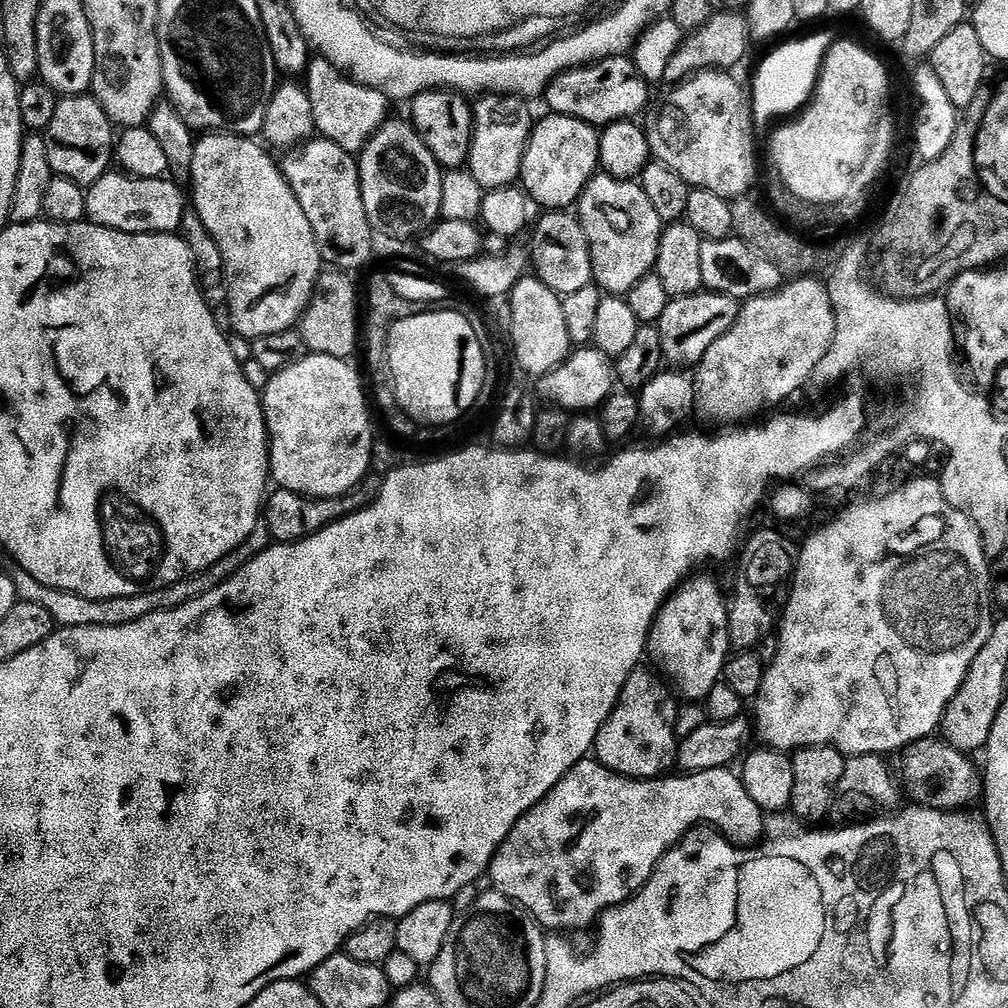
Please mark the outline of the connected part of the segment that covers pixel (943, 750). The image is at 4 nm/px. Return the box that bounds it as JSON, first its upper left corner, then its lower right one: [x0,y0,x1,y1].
[894,734,982,810]

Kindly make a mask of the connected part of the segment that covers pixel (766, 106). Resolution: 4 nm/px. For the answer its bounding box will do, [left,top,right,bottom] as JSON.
[751,36,824,128]

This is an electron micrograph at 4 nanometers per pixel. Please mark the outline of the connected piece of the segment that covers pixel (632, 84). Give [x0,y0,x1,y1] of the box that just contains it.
[542,54,650,126]

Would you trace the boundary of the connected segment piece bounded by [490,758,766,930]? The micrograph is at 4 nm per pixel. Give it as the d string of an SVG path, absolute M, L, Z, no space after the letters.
M595 758L579 760L565 774L564 779L558 782L558 786L554 786L554 790L550 790L548 796L542 797L530 811L525 812L523 818L512 828L512 833L500 843L496 857L492 859L490 865L490 877L492 876L491 887L495 891L501 892L503 896L508 897L509 900L519 904L529 916L533 916L537 924L543 926L545 929L588 928L591 924L593 927L609 908L617 907L623 904L625 900L629 900L630 897L635 896L643 888L644 883L654 874L654 870L660 865L660 859L671 848L676 847L684 839L685 834L697 826L703 824L711 826L713 829L723 833L731 843L737 846L756 846L761 843L762 837L766 832L765 813L756 805L754 798L750 798L743 779L737 773L735 776L732 770L728 768L715 768L714 770L706 770L705 772L672 775L668 774L663 778L655 780L631 780L628 776L619 776L617 772L612 772Z

